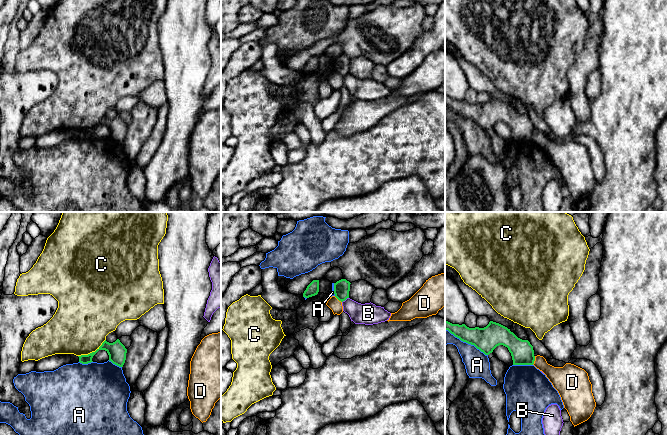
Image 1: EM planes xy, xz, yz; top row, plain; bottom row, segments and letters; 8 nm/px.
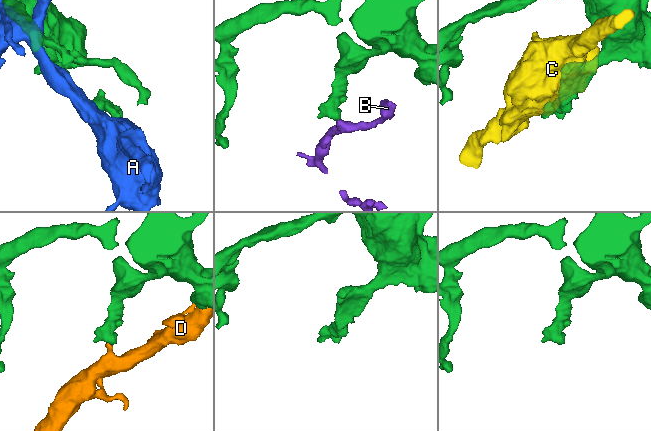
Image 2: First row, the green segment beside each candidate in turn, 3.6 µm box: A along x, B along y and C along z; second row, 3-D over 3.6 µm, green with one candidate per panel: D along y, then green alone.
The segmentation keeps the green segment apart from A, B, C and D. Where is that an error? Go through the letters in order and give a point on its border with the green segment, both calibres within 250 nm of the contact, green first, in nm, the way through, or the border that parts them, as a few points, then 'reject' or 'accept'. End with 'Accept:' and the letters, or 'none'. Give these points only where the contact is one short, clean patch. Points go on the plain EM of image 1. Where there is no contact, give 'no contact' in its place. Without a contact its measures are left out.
A: contact yz (466, 118); calibres 200 and 200 nm; reject
B: contact xz (345, 75); calibres 130 and 170 nm; border xz (348, 73), (342, 78); reject
C: contact xy (92, 128); calibres 140 and 460 nm; reject
D: contact yz (534, 136); calibres 180 and 170 nm; reject
Accept: none

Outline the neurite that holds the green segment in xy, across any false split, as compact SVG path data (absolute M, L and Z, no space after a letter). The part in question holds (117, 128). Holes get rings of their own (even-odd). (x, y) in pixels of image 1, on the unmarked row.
M117 115L113 119L109 119L105 116L95 128L92 128L88 131L78 132L79 138L82 140L88 140L93 138L92 134L99 126L105 126L109 131L109 137L111 137L113 140L119 143L123 143L126 136L127 125L120 118L119 115Z

